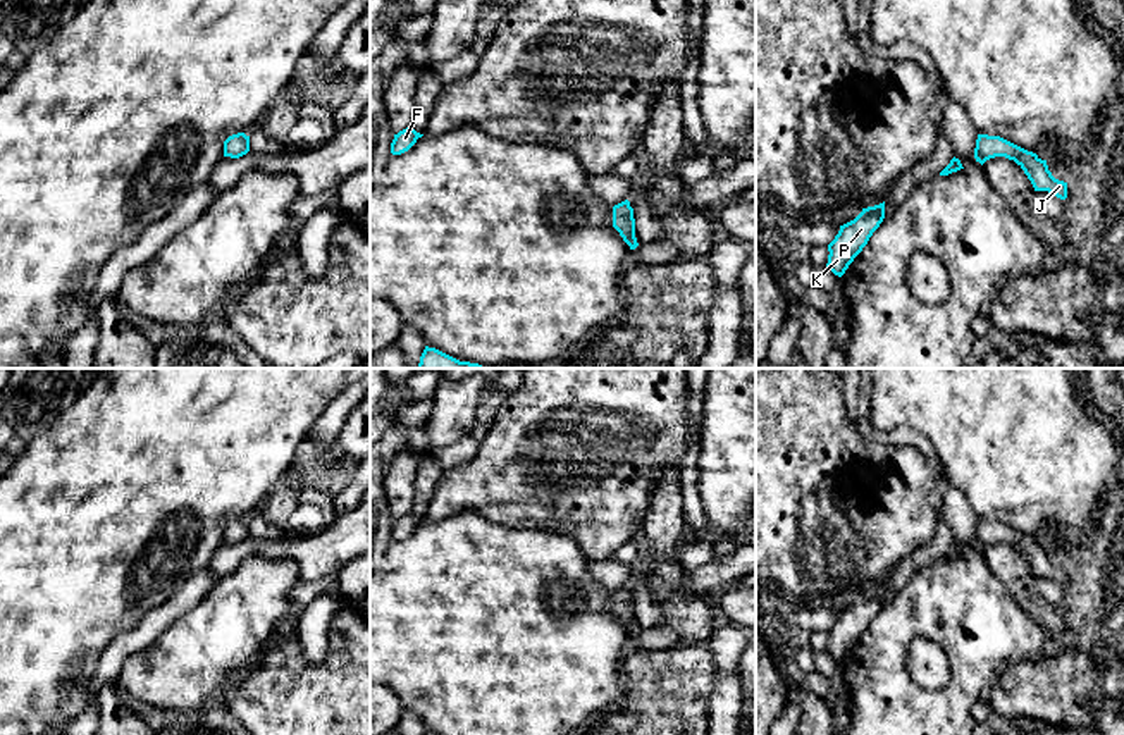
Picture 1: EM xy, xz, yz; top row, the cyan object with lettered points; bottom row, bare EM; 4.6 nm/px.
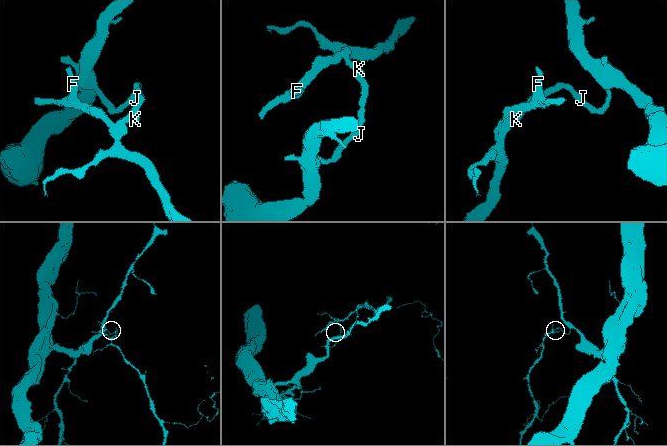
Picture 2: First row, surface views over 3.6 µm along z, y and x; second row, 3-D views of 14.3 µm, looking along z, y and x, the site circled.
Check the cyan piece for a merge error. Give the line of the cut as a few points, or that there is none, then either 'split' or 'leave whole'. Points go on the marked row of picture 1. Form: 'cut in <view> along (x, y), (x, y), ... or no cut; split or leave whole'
cut in yz along (1030, 152), (1018, 164); split

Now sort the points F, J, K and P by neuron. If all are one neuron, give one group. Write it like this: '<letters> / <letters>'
F K P / J

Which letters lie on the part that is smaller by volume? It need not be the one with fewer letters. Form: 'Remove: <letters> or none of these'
Remove: F, K, P

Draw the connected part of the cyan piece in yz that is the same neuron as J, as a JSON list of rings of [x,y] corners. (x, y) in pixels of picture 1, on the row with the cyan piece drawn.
[[[1029,151],[1019,165],[1031,181],[1034,191],[1048,191],[1060,200],[1067,198],[1067,182],[1052,176],[1047,160],[1041,160],[1036,153]]]

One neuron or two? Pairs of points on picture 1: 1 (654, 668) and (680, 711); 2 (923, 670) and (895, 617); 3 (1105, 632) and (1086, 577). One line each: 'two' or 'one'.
1: one
2: two
3: one

